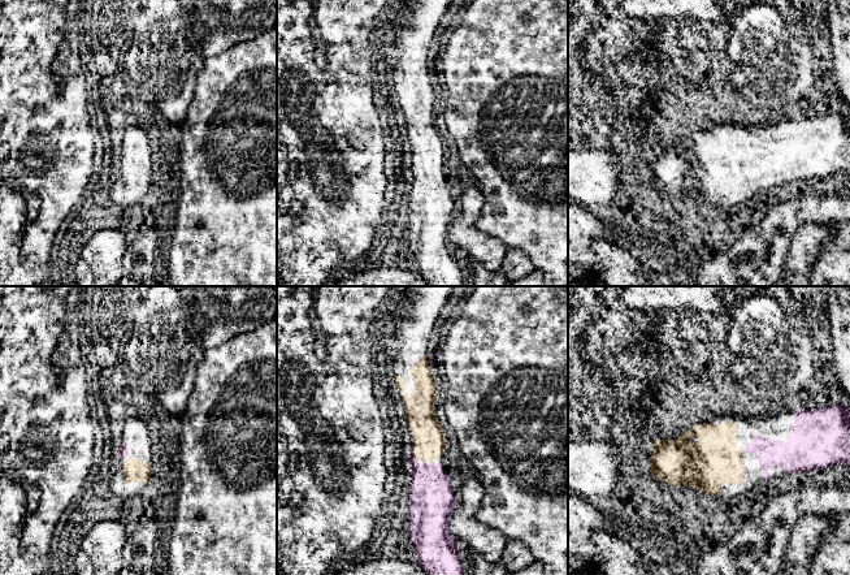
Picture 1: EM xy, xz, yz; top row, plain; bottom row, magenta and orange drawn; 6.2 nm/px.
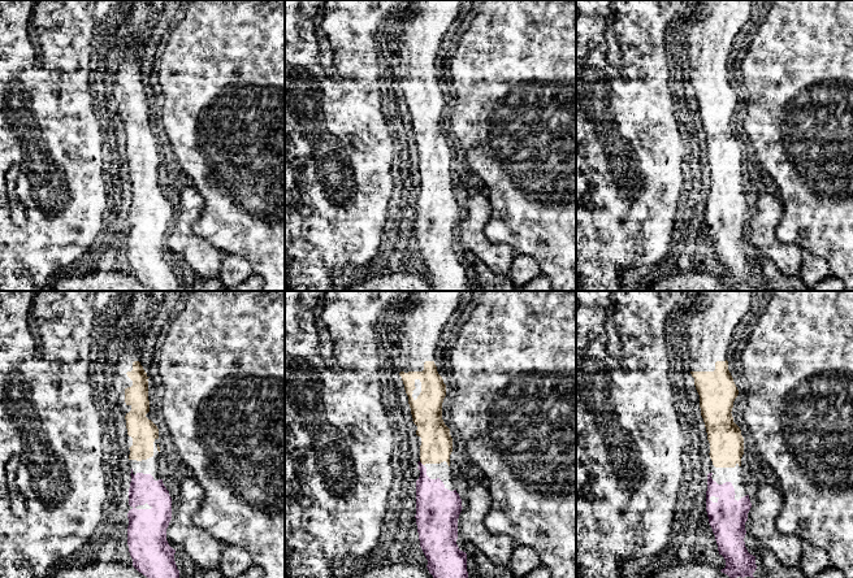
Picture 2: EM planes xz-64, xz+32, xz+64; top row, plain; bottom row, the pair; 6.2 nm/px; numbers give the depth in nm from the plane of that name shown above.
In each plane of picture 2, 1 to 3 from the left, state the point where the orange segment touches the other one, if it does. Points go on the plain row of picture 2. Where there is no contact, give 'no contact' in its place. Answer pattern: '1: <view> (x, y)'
1: no contact
2: xz+32 (421, 173)
3: no contact

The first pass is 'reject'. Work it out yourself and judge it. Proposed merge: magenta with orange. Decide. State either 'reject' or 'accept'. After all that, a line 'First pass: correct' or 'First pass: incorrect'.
accept
First pass: incorrect

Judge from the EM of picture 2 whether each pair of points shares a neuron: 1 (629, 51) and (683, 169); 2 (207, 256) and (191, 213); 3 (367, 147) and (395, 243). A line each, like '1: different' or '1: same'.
1: same
2: same
3: different

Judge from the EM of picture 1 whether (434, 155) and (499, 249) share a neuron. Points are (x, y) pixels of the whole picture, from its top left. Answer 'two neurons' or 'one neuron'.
two neurons

